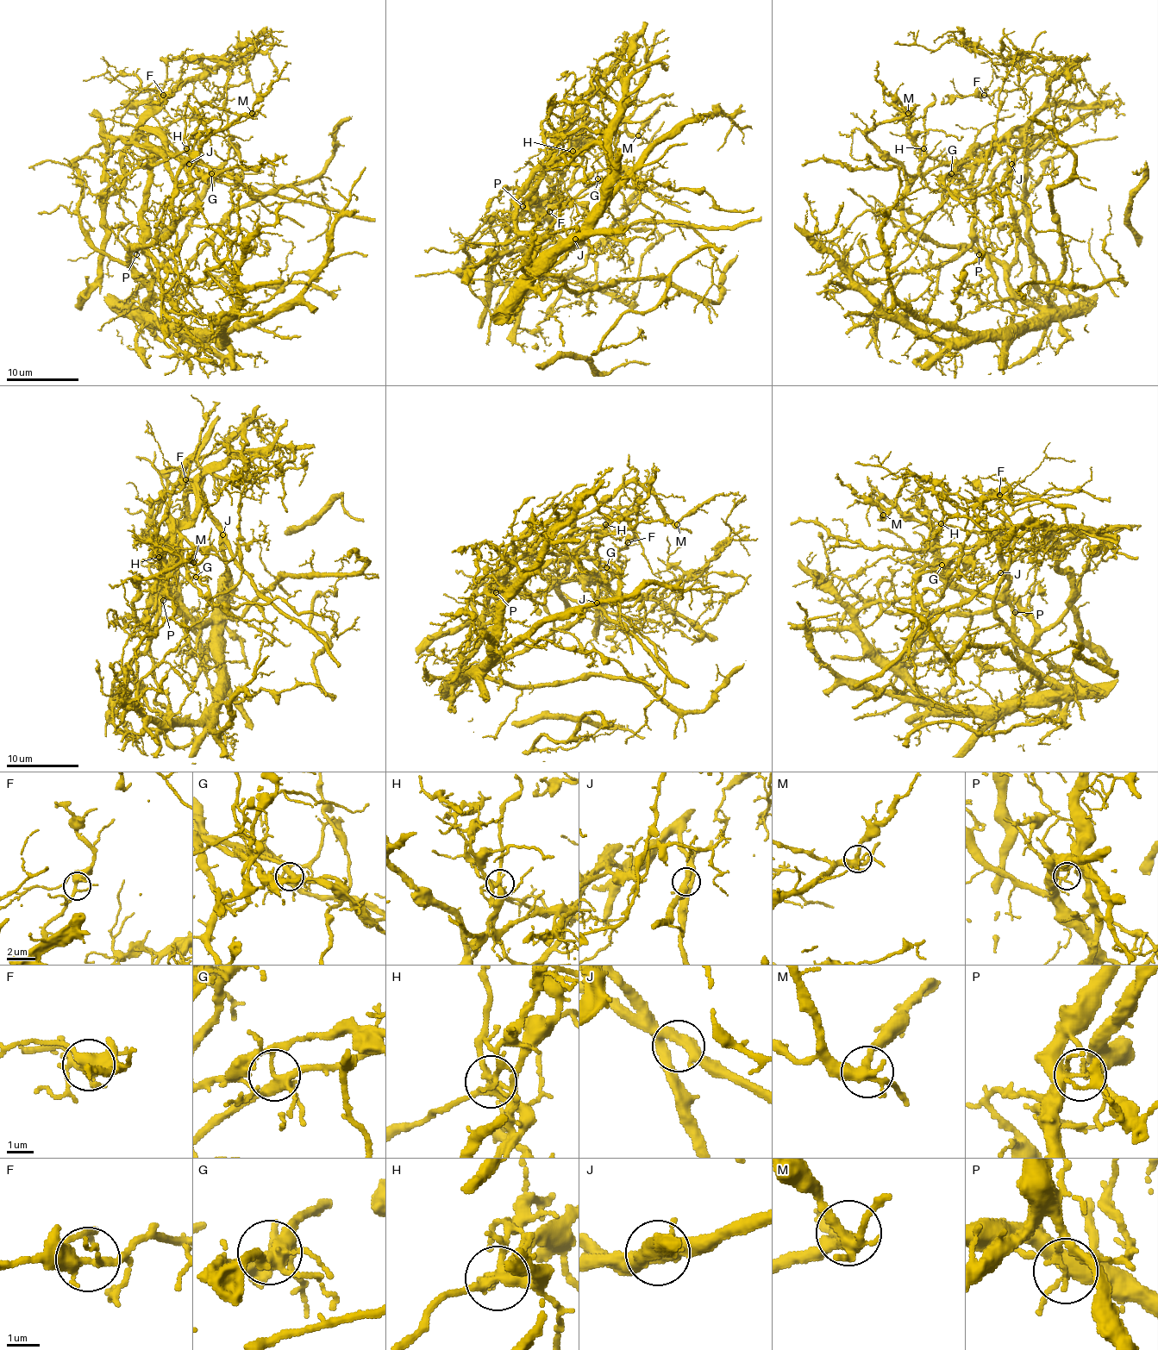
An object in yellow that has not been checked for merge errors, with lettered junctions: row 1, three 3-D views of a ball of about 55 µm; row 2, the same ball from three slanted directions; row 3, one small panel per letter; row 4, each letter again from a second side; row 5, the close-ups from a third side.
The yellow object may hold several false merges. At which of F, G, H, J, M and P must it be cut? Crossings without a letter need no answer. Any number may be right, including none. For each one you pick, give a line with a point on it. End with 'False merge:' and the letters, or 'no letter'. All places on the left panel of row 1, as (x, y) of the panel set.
G: Place: (211, 173)
H: Place: (186, 148)
P: Place: (136, 254)
False merge: G, H, P

